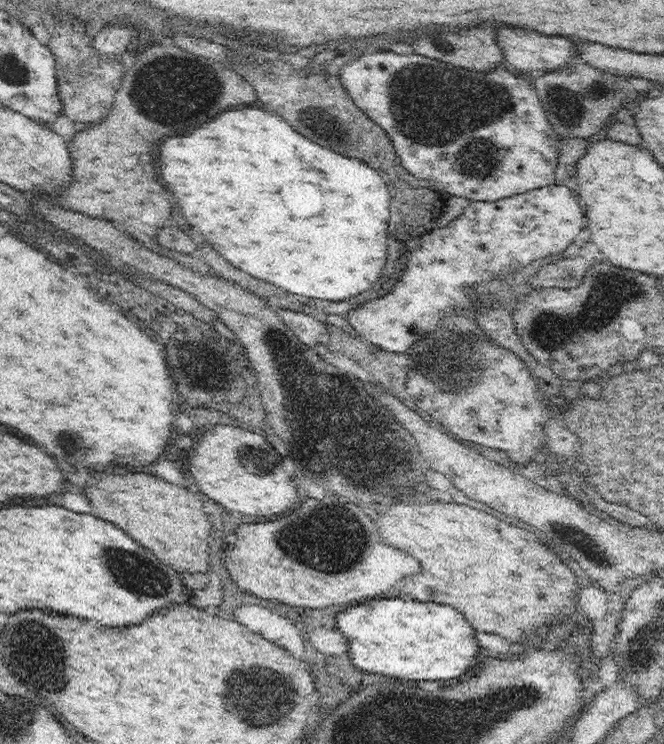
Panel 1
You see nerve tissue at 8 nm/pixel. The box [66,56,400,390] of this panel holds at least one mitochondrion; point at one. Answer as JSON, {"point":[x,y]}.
{"point":[193,100]}

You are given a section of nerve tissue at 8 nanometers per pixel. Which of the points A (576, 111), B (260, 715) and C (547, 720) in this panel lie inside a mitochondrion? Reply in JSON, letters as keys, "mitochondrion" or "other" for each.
{"A":"other","B":"mitochondrion","C":"other"}

